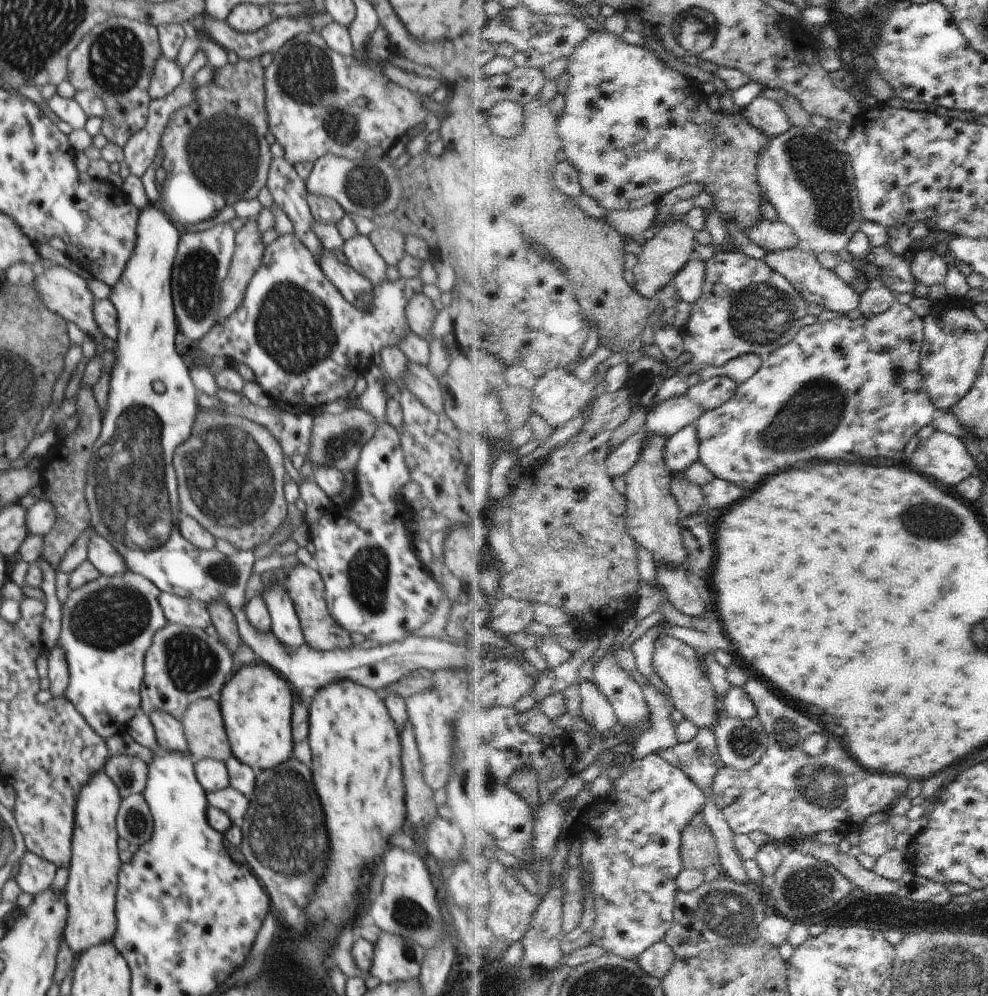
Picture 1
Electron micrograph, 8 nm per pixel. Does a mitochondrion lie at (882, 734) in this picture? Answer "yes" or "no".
no

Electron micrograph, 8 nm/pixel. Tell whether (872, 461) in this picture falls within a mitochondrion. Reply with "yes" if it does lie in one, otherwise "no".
no

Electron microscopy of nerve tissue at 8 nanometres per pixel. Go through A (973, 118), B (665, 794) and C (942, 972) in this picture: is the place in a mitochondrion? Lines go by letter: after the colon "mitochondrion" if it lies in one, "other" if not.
A: other
B: other
C: mitochondrion

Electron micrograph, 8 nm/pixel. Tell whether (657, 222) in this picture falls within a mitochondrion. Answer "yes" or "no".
no

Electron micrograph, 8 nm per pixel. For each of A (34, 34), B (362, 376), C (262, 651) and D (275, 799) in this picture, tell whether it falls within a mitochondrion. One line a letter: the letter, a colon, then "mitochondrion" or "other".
A: mitochondrion
B: other
C: other
D: mitochondrion

